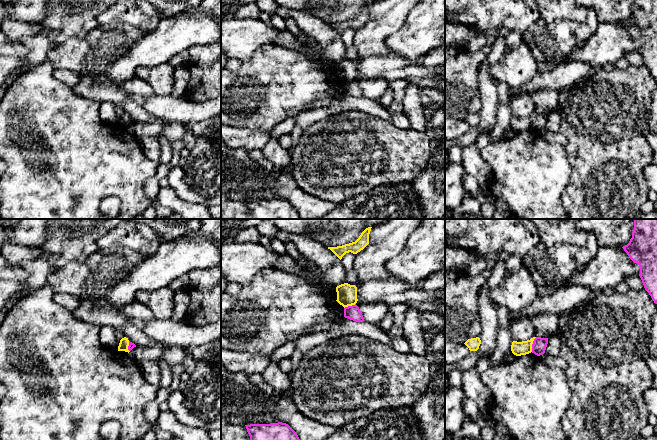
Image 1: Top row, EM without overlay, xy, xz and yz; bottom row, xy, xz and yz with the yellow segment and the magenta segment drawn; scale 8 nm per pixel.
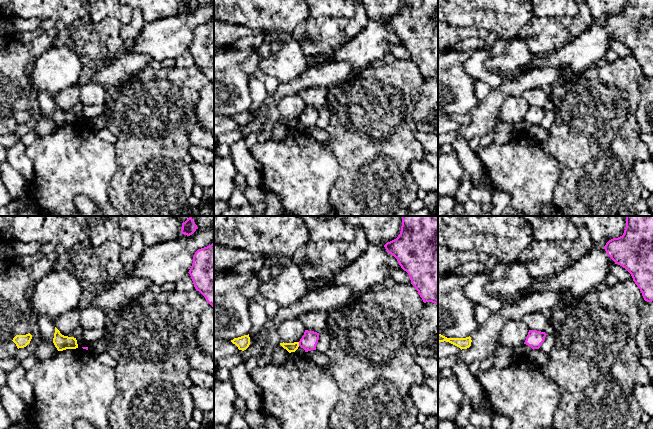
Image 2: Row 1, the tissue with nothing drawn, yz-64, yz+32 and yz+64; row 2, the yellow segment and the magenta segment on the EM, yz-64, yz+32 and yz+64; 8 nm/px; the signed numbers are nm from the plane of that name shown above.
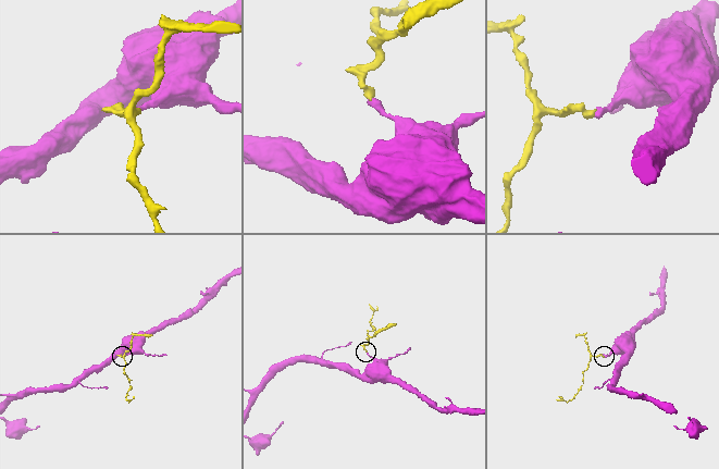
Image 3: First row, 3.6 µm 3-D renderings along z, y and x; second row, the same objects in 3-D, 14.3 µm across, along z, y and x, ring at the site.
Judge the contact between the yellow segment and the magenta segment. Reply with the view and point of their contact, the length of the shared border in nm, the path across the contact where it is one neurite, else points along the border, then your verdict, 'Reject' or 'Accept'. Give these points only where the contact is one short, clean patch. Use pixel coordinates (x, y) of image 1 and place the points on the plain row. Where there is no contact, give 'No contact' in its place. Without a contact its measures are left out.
Touches yellow at yz (532, 119). Shared border 130 nm. Boundary: yz (536, 113), (532, 119), (531, 127). Reject

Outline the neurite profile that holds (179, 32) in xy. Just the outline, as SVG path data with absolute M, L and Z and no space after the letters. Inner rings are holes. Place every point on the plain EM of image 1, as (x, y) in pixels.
M182 12L161 19L159 26L150 34L145 34L133 44L129 50L105 69L106 76L114 85L122 85L135 76L135 71L141 66L156 66L169 63L170 59L183 50L195 45L208 45L221 38L221 17L207 13Z

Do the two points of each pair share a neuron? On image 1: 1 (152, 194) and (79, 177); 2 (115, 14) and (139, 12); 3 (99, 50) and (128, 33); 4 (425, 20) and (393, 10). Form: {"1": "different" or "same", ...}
{"1": "different", "2": "same", "3": "same", "4": "different"}

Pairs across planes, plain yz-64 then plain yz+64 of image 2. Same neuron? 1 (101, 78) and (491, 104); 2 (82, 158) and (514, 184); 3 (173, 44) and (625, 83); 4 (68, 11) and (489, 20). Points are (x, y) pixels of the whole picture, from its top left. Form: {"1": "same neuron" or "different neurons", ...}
{"1": "same neuron", "2": "same neuron", "3": "different neurons", "4": "same neuron"}

